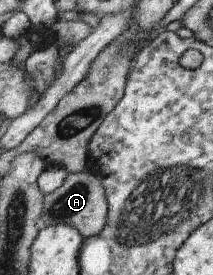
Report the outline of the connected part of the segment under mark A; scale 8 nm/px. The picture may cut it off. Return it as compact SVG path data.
M85 170L80 173L69 173L65 184L59 190L45 194L43 202L43 212L39 221L43 226L57 226L58 224L68 224L76 226L77 230L87 239L96 237L105 230L108 225L109 203L105 185L101 179L92 171Z

